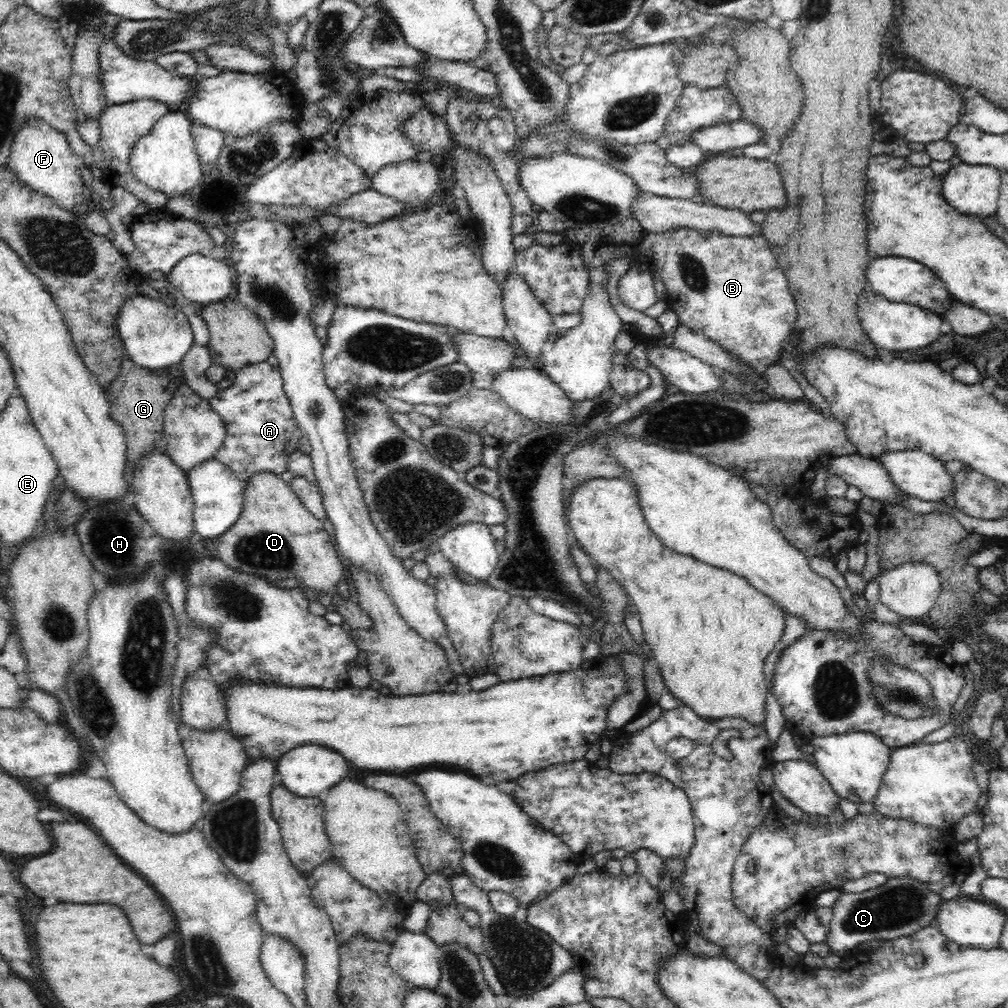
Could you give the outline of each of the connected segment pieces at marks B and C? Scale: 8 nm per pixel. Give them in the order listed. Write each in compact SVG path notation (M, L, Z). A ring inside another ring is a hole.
M670 228L670 230L664 230L664 232L660 232L660 234L656 234L655 232L654 234L647 233L639 242L635 260L654 274L660 276L667 290L665 301L668 309L672 309L672 311L676 312L680 324L696 329L704 334L706 338L717 342L724 350L727 350L729 354L735 356L737 360L745 362L745 364L747 364L757 376L765 376L768 366L772 366L778 362L782 346L784 345L784 342L788 340L788 336L793 332L798 310L796 309L795 300L793 299L791 290L788 288L787 278L778 266L769 244L762 235L726 236L715 230Z
M908 875L889 876L883 885L862 892L841 892L831 906L833 917L825 943L828 944L829 952L842 952L871 940L894 940L901 936L910 936L926 926L938 927L938 923L935 923L936 914L942 900L940 893L932 891L928 884Z

